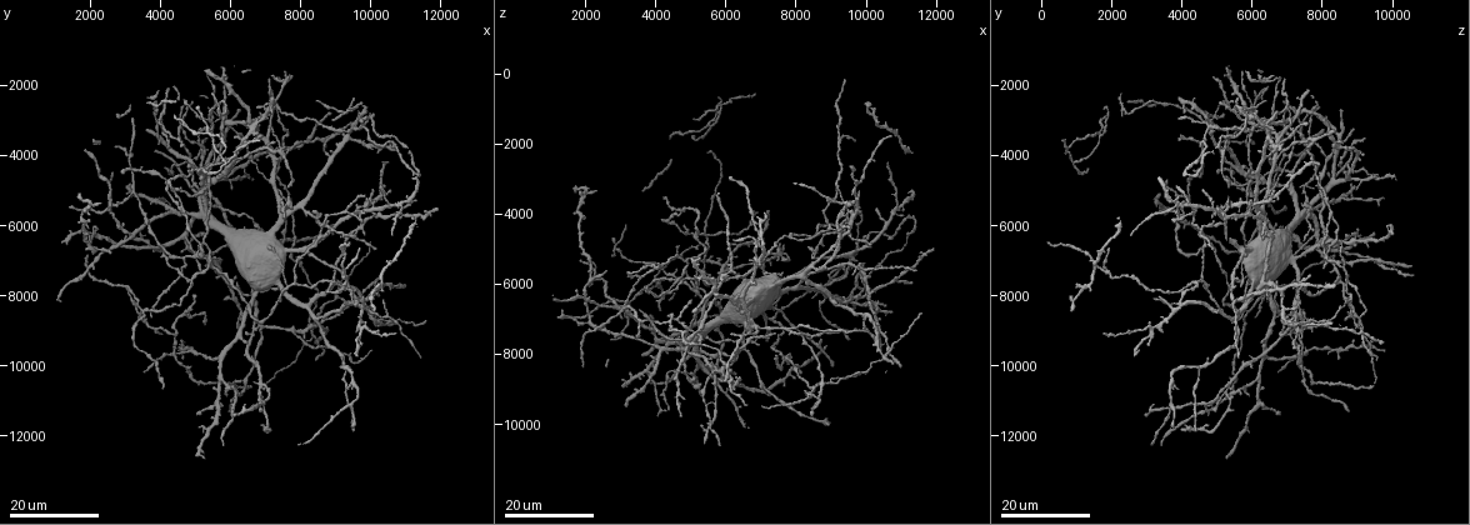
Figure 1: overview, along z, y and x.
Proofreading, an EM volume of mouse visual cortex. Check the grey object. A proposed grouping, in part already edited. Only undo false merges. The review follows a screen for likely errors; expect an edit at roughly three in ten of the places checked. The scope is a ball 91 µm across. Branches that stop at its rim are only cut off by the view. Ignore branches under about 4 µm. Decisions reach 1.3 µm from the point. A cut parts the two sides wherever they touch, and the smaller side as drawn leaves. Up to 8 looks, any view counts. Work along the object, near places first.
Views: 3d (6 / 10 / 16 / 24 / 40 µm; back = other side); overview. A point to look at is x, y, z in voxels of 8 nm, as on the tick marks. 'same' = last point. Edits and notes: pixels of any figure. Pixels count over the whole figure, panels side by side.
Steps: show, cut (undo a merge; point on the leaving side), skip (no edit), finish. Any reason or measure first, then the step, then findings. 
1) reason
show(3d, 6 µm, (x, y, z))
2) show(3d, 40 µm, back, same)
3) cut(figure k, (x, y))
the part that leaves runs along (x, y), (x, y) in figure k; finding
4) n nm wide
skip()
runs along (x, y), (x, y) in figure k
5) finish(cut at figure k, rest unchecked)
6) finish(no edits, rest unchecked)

show(3d, 24 µm, (7800, 9100, 7300))

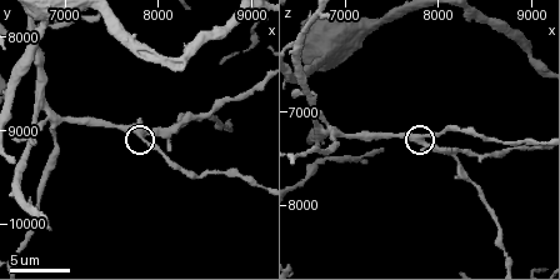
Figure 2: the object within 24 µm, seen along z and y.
show(3d, 10 µm, (7800, 9050, 7300))

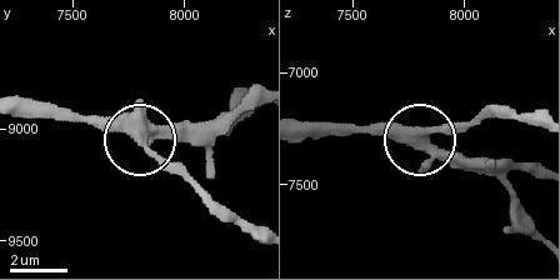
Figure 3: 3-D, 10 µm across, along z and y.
4 arms
skip()
runs along (25, 100), (119, 116), (195, 191) in figure 3; continuous, no second neuron

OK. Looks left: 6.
branch point
show(3d, 16 µm, (9500, 8100, 3900))

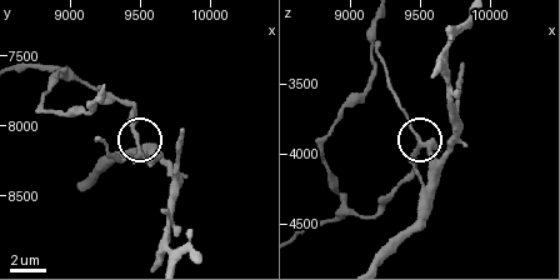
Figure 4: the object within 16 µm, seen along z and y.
closer look
show(3d, 6 µm, (9480, 8180, 3940))

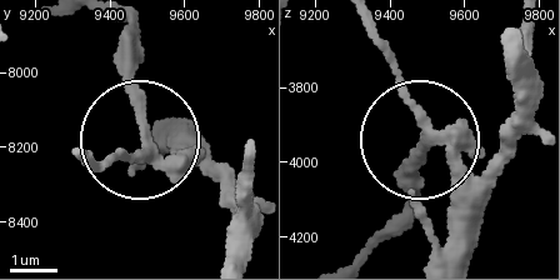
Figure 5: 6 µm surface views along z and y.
3 arms
skip()
runs along (438, 254), (450, 170), (366, 26) in figure 5; continuous, no second neuron

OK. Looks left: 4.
three-way junction
show(3d, 16 µm, (10500, 5400, 4300))

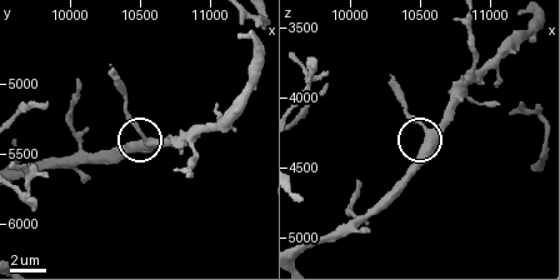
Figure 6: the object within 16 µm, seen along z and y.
zoom in
show(3d, 6 µm, (10560, 5400, 4240))

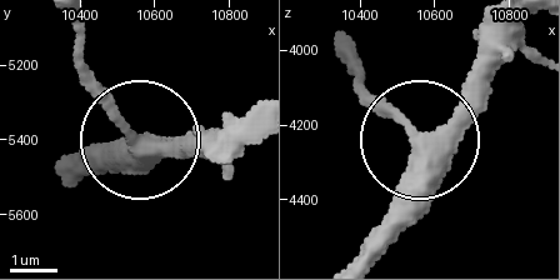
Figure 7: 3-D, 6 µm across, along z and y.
340 nm wide
skip()
runs along (65, 166), (109, 158), (133, 138), (81, 66) in figure 7; one neuron here

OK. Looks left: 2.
branch point
show(3d, 24 µm, (7400, 2700, 7000))

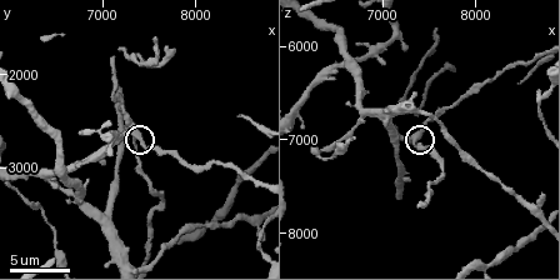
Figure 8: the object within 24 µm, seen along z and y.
show(3d, 6 µm, (7400, 2650, 6950))

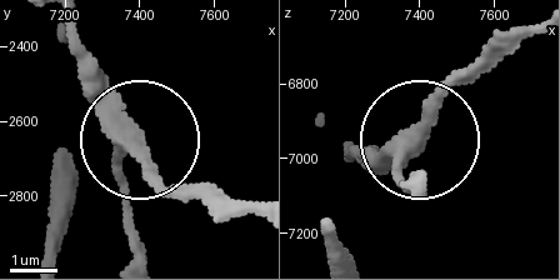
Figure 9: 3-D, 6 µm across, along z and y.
280 nm wide
skip()
one neuron here

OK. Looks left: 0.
finish(no edits, rest unchecked)

